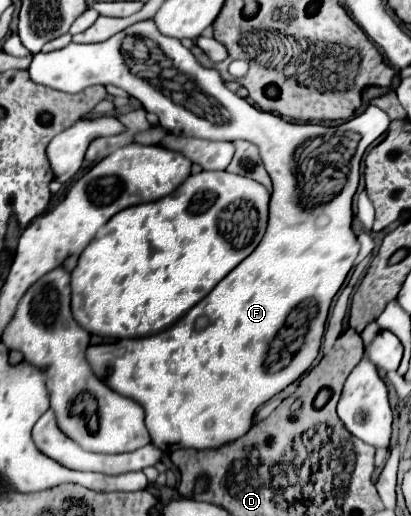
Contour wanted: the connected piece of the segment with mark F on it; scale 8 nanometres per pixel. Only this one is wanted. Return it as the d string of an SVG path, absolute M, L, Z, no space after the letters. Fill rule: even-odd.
M153 20L137 22L137 24L129 26L129 28L125 28L123 32L119 32L117 36L111 36L109 40L99 42L99 44L73 44L73 42L71 42L69 46L65 46L65 48L61 48L61 50L55 50L55 52L47 52L47 54L45 54L45 52L39 52L39 54L35 54L33 60L31 60L29 76L31 76L33 82L43 84L43 86L49 86L49 88L55 88L55 90L61 90L61 86L95 86L95 84L107 86L107 84L113 84L113 86L119 86L119 88L123 88L125 92L129 92L133 98L137 98L147 112L157 114L157 116L159 116L159 124L161 124L167 132L171 132L171 134L195 136L195 138L205 138L205 140L225 138L225 140L229 140L229 142L233 142L233 140L249 140L249 142L253 142L255 146L259 146L263 164L265 164L265 168L267 168L267 172L269 172L269 176L271 176L271 180L273 180L273 194L271 194L271 204L269 204L269 226L267 226L267 232L265 232L261 244L255 248L255 252L249 254L237 268L233 268L233 272L229 272L229 276L225 276L225 278L217 284L217 288L213 288L213 292L209 292L197 306L193 306L175 326L171 326L171 328L167 328L167 330L163 330L163 332L159 332L159 334L155 334L155 336L149 336L149 338L133 338L133 340L123 338L123 340L117 340L117 342L113 342L113 344L97 344L97 346L91 346L91 348L87 350L87 360L89 360L93 372L95 372L101 380L105 380L105 384L109 384L109 388L113 388L113 390L119 392L121 396L133 398L135 402L139 402L139 404L143 406L143 410L145 410L145 425L149 432L151 442L163 453L166 452L170 454L181 448L195 448L195 450L219 448L219 446L223 446L223 444L227 444L227 442L233 442L233 440L245 436L245 434L249 432L249 428L253 426L255 410L257 410L261 404L265 404L269 398L273 398L275 394L279 394L283 388L287 388L291 382L295 382L303 372L309 370L309 368L287 368L287 370L281 370L281 372L277 372L277 374L267 374L265 368L263 368L267 352L257 352L257 344L261 344L261 340L269 340L269 336L273 336L273 332L277 332L277 328L281 328L281 320L285 320L285 312L289 312L289 308L293 308L293 304L297 304L297 300L305 300L305 296L317 296L317 302L319 302L317 320L321 320L321 322L313 322L313 328L309 330L309 336L305 338L305 350L307 350L307 352L303 352L303 354L309 354L309 356L299 356L299 358L301 358L301 366L311 366L311 364L303 364L303 362L313 362L313 360L317 358L319 346L321 346L321 338L323 338L323 334L325 334L325 320L327 320L327 312L329 312L331 300L333 300L333 296L337 294L337 290L341 288L341 284L345 282L349 270L353 268L353 262L355 262L355 258L357 258L357 252L359 252L357 236L355 236L353 230L351 230L351 220L353 220L351 200L353 200L353 194L355 194L355 190L357 190L357 186L359 186L359 160L357 160L357 156L355 156L355 160L351 162L345 188L343 188L337 196L333 196L333 198L329 200L329 204L321 204L321 208L313 208L313 212L309 212L309 208L301 208L301 204L297 204L297 176L293 176L293 152L295 152L303 142L307 142L307 140L311 140L311 138L315 138L315 136L325 136L325 132L339 132L339 130L343 130L343 132L347 132L347 130L357 132L359 126L361 126L361 128L363 128L363 154L365 154L365 150L367 150L383 132L387 132L387 128L389 128L389 116L387 116L381 108L369 106L369 108L363 112L363 116L357 116L357 120L361 120L361 122L349 120L349 122L345 122L345 124L341 124L341 126L337 126L337 128L327 128L327 126L321 126L321 124L297 124L297 122L291 124L291 122L287 122L287 120L275 116L275 114L257 110L257 108L251 106L245 98L239 98L235 92L231 92L231 90L225 86L225 82L223 82L223 78L221 78L221 74L219 74L217 70L211 70L211 68L201 66L201 64L197 62L197 58L191 54L191 50L187 50L177 38L163 36L163 34L157 30L157 26L155 26ZM203 314L209 316L209 326L197 330L195 322L197 322L197 318L203 316Z

